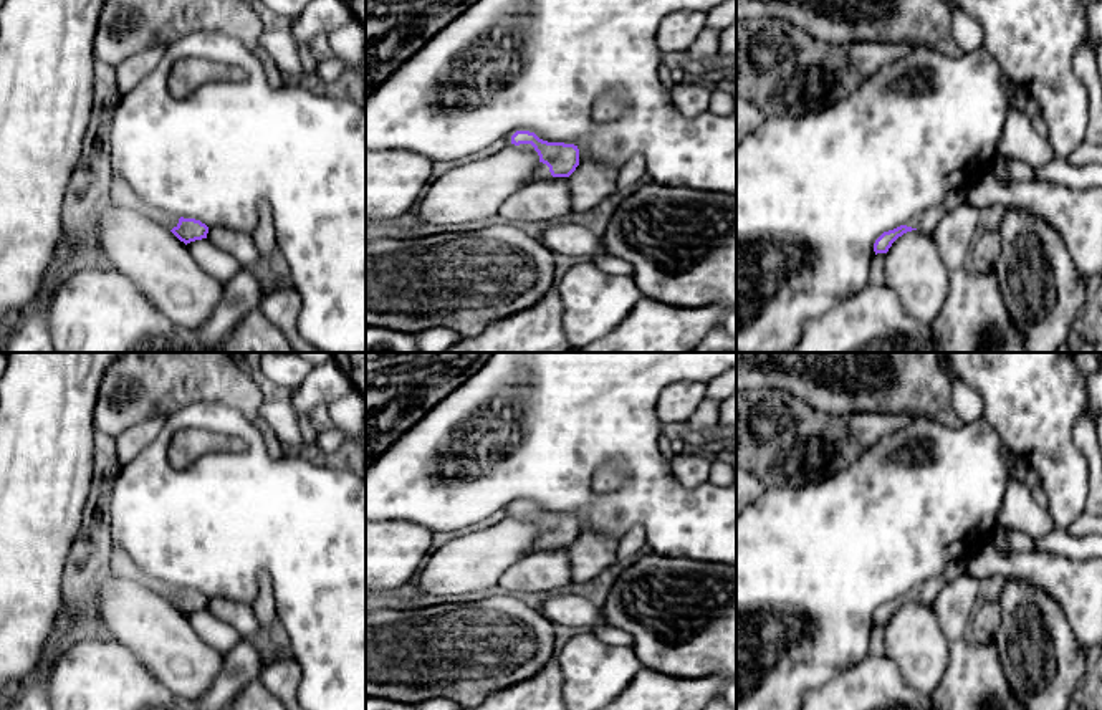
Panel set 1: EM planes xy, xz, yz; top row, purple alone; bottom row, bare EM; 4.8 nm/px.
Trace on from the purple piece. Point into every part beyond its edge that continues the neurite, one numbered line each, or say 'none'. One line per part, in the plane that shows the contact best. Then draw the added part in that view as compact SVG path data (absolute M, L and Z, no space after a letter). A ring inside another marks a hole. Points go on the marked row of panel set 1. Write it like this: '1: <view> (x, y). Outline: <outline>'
1: xz (541, 172). Outline: M539 162L533 177L531 177L531 182L533 180L546 180L546 179L553 179L553 175L549 172L549 167L546 164Z

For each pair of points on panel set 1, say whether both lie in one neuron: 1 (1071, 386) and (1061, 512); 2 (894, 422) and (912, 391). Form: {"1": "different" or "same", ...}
{"1": "same", "2": "different"}

